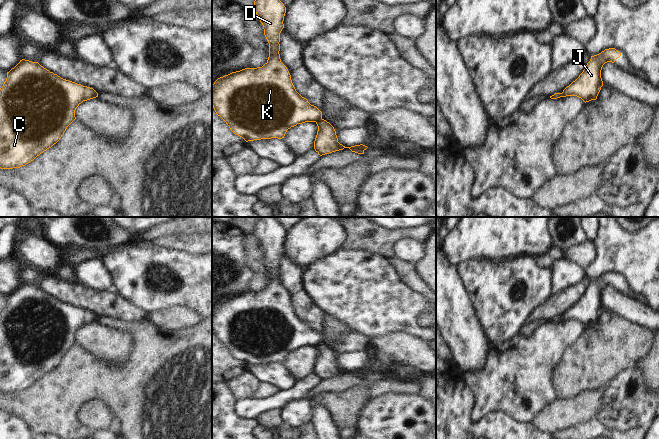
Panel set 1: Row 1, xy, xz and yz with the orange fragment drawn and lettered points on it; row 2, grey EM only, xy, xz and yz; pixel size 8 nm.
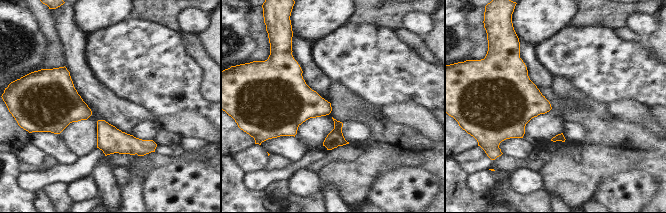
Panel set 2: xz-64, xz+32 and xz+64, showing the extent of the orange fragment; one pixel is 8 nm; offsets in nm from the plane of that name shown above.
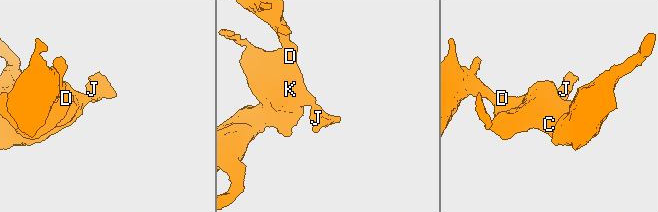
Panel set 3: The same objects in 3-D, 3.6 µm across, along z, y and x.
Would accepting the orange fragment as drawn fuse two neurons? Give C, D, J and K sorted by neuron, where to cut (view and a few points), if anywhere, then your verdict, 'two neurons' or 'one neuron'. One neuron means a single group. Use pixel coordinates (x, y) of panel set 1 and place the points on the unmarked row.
groups C D K / J; cut xz (321, 341), (315, 345); two neurons

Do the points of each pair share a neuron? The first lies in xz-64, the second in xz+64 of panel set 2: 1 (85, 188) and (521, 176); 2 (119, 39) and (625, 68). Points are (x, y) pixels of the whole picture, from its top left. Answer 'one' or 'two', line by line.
1: one
2: one

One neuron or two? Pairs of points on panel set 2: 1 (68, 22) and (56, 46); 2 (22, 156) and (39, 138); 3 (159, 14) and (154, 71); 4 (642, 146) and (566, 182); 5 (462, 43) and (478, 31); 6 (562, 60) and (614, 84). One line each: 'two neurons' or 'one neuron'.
1: two neurons
2: two neurons
3: two neurons
4: one neuron
5: two neurons
6: one neuron

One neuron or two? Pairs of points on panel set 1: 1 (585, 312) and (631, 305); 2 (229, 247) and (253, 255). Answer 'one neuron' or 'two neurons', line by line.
1: two neurons
2: two neurons

